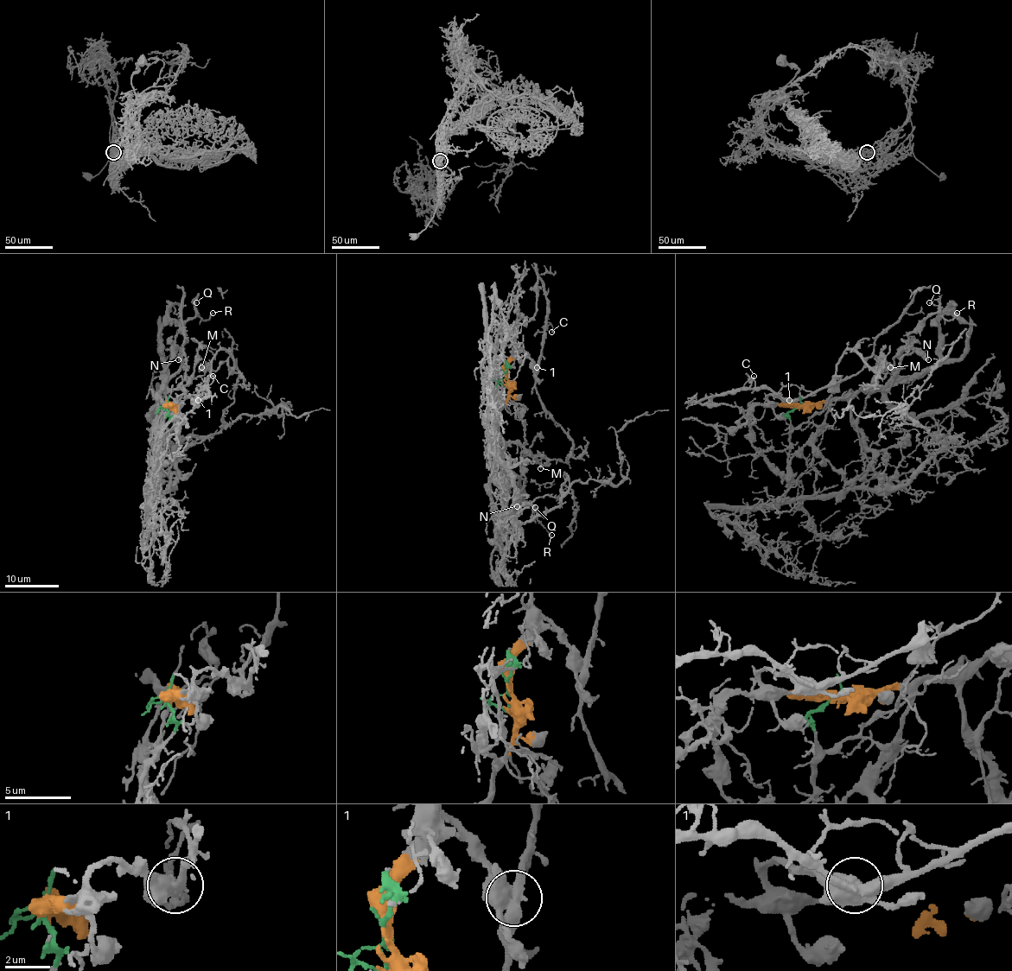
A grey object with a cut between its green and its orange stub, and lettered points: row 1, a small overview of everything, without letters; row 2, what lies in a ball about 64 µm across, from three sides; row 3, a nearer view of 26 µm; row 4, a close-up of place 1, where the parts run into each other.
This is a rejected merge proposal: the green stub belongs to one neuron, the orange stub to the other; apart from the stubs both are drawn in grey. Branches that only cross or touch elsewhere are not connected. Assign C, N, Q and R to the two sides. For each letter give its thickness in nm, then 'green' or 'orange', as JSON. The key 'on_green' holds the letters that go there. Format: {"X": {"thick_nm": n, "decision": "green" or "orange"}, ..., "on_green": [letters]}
{"C": {"thick_nm": 130, "decision": "green"}, "N": {"thick_nm": 500, "decision": "orange"}, "Q": {"thick_nm": 160, "decision": "orange"}, "R": {"thick_nm": 180, "decision": "orange"}, "on_green": ["C"]}

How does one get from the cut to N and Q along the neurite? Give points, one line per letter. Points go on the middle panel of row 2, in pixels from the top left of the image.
N: (505, 380), (508, 399), (499, 413), (499, 433), (502, 440), (504, 471), (509, 472), (513, 482), (518, 506)
Q: (505, 380), (508, 399), (499, 413), (499, 433), (504, 471), (537, 510), (535, 516), (535, 508)

